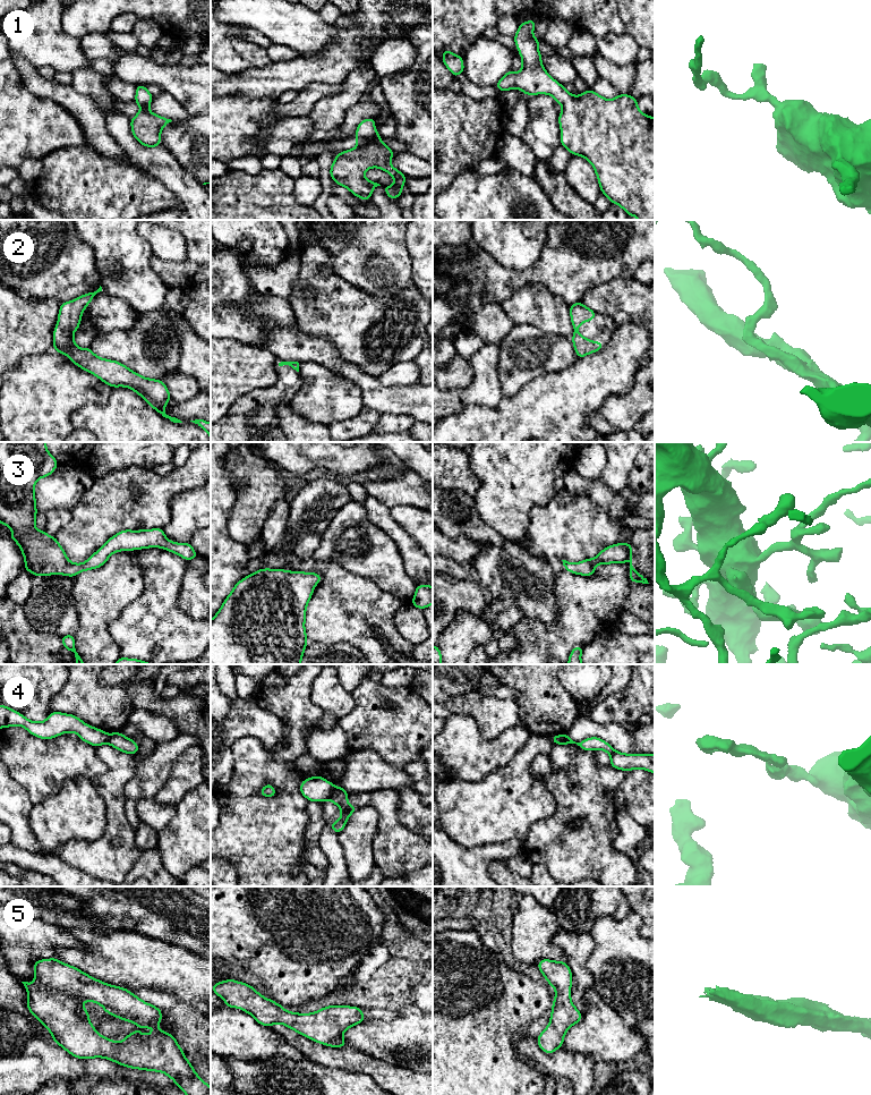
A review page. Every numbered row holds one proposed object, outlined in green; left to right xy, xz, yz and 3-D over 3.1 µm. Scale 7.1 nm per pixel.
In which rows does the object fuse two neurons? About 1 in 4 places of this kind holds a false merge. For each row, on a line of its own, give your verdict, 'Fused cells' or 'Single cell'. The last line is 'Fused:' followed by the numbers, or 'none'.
1: Single cell
2: Single cell
3: Single cell
4: Fused cells
5: Single cell
Fused: 4

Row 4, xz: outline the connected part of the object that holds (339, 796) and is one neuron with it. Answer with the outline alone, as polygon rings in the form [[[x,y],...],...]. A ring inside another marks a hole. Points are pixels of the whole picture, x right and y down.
[[[334,787],[328,798],[328,800],[338,805],[342,812],[341,817],[336,822],[331,823],[331,829],[338,834],[347,825],[350,815],[358,809],[358,807],[349,805],[347,799],[348,795],[349,792],[347,792],[342,787]]]

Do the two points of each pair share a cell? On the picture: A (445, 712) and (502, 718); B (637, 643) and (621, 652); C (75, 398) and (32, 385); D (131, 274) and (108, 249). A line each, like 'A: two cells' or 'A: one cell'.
A: one cell
B: one cell
C: one cell
D: one cell

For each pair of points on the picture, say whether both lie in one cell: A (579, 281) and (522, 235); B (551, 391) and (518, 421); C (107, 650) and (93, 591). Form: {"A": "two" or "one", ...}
{"A": "two", "B": "one", "C": "one"}

